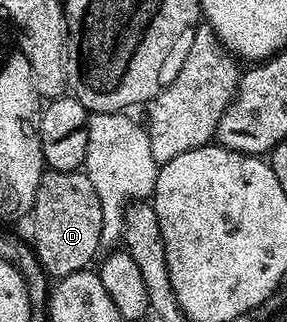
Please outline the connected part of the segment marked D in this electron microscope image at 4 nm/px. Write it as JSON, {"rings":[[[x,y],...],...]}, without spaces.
{"rings":[[[45,170],[42,179],[39,181],[39,189],[36,192],[35,203],[31,212],[32,223],[32,246],[36,251],[36,257],[43,266],[45,272],[53,278],[59,279],[66,274],[72,274],[87,268],[90,261],[95,257],[98,247],[102,242],[102,207],[98,193],[90,182],[87,173],[76,170],[74,172],[58,172],[56,170]]]}

